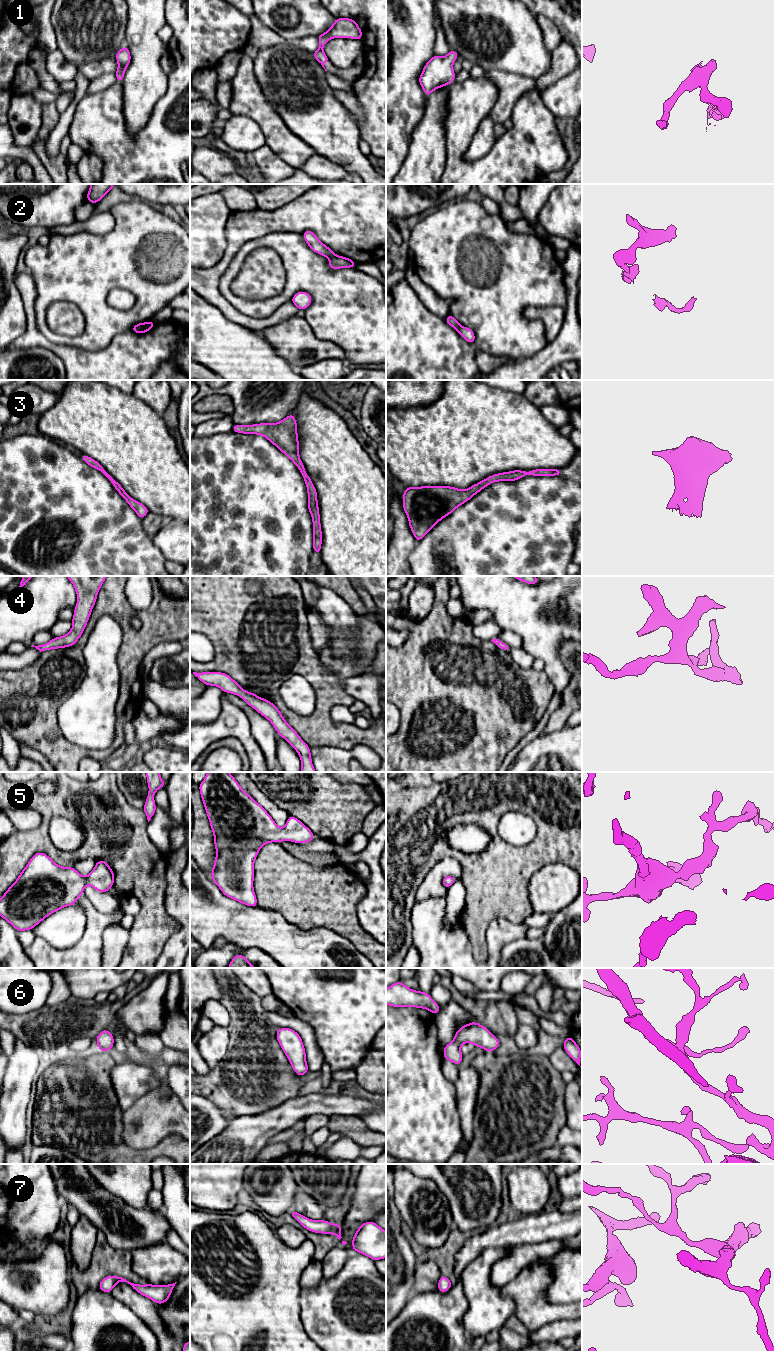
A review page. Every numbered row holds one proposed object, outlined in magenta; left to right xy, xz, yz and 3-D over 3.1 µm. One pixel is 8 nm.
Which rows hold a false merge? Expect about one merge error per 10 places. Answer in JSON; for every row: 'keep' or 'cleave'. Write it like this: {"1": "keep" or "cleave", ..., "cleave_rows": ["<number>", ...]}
{"1": "keep", "2": "cleave", "3": "keep", "4": "keep", "5": "keep", "6": "keep", "7": "keep", "cleave_rows": ["2"]}

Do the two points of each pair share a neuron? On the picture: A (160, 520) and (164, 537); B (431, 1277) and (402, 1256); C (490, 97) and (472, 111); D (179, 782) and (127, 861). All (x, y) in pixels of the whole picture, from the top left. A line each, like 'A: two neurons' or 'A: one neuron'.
A: two neurons
B: two neurons
C: one neuron
D: two neurons

